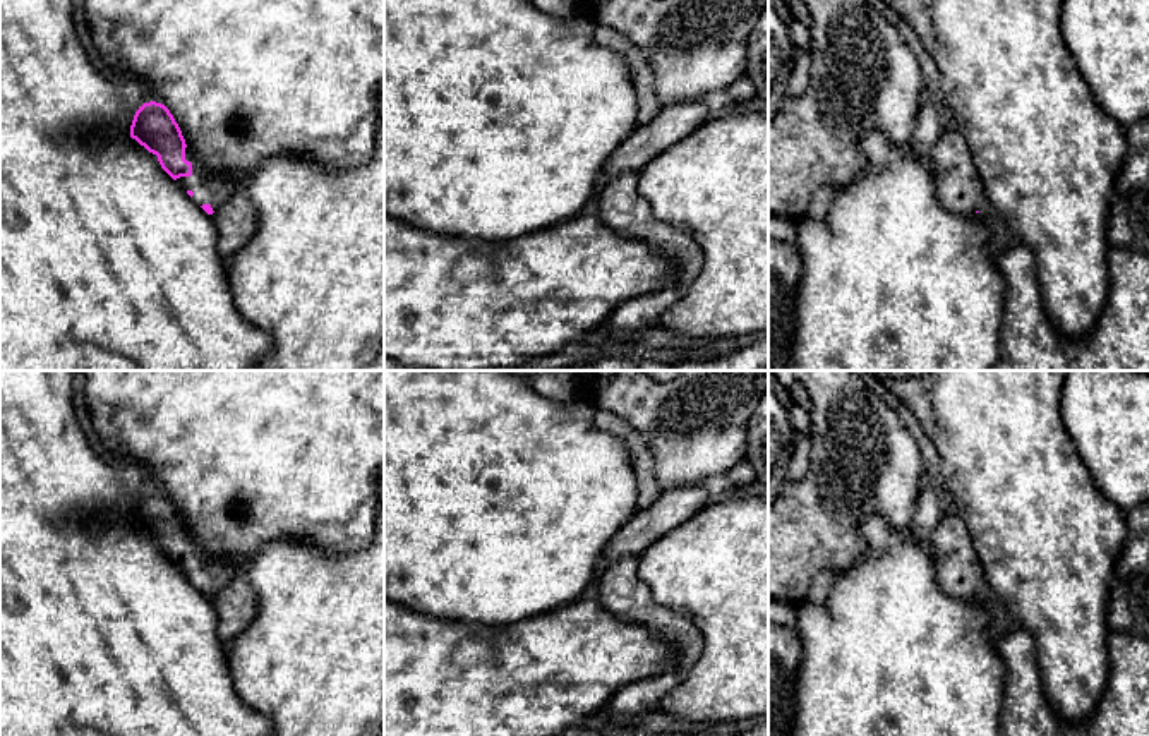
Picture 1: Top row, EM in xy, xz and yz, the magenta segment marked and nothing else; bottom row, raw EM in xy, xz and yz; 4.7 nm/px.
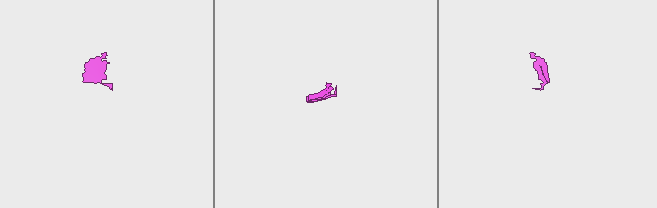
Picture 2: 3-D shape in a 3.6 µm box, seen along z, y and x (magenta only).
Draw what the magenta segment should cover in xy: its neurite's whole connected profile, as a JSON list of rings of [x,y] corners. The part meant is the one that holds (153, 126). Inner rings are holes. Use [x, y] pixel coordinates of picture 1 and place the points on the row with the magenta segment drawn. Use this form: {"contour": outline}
{"contour": [[[149,101],[139,106],[130,125],[130,137],[156,154],[161,168],[208,214],[244,189],[237,175],[209,172],[196,158],[173,115],[161,103]]]}

